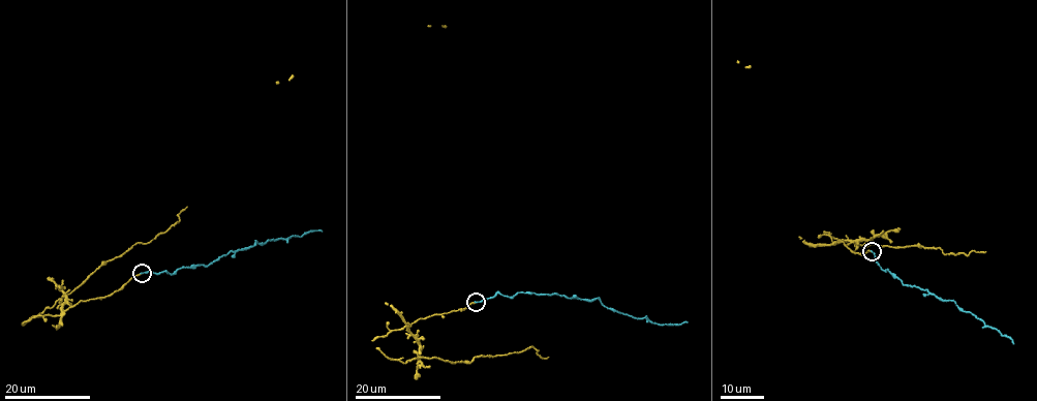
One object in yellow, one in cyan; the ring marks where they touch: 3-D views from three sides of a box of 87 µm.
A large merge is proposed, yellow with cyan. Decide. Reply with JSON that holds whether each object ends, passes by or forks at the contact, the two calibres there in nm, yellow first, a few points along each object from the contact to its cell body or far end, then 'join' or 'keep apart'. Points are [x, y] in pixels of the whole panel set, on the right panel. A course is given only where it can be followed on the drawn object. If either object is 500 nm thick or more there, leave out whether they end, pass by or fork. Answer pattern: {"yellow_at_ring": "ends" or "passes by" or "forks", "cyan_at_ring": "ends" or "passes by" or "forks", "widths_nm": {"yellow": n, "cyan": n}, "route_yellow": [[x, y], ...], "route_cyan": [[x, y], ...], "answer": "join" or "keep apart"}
{"yellow_at_ring": "ends", "cyan_at_ring": "ends", "widths_nm": {"yellow": 190, "cyan": 140}, "route_yellow": [[872, 251], [854, 252], [843, 241], [836, 242], [862, 240], [878, 246], [939, 247], [945, 255], [986, 251]], "route_cyan": [[872, 251], [883, 270], [903, 283], [953, 301], [1013, 344]], "answer": "join"}

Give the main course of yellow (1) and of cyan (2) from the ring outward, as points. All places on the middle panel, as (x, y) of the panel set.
1: (476, 302), (409, 325), (419, 357), (470, 362), (531, 347), (548, 357)
2: (476, 302), (498, 292), (508, 297), (522, 291), (556, 294), (597, 299), (615, 310), (660, 325), (688, 322)

